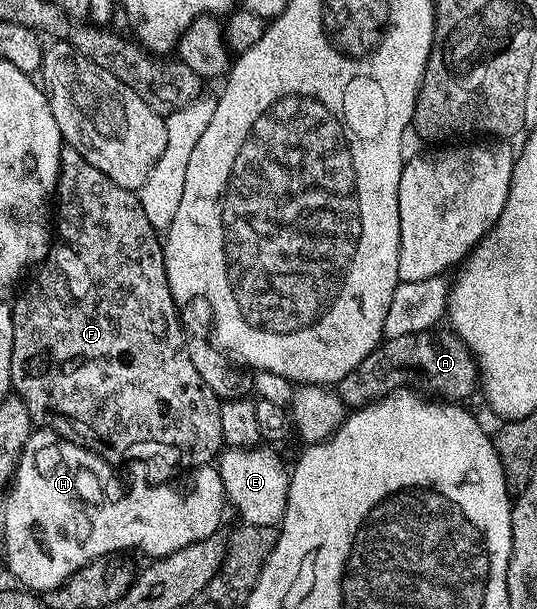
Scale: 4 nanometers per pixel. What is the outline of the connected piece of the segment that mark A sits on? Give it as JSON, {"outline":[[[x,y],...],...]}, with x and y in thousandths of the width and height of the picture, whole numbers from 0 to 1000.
{"outline":[[[812,539],[797,544],[778,544],[767,548],[745,550],[743,555],[713,557],[702,571],[696,571],[693,581],[685,581],[678,593],[655,608],[654,614],[644,614],[635,627],[626,634],[629,650],[650,672],[670,670],[682,663],[695,663],[698,657],[721,650],[726,644],[750,639],[760,622],[771,621],[790,627],[797,635],[808,640],[806,649],[818,655],[834,660],[864,660],[881,644],[888,642],[894,619],[890,616],[890,601],[883,593],[873,571],[844,544],[831,545]]]}

